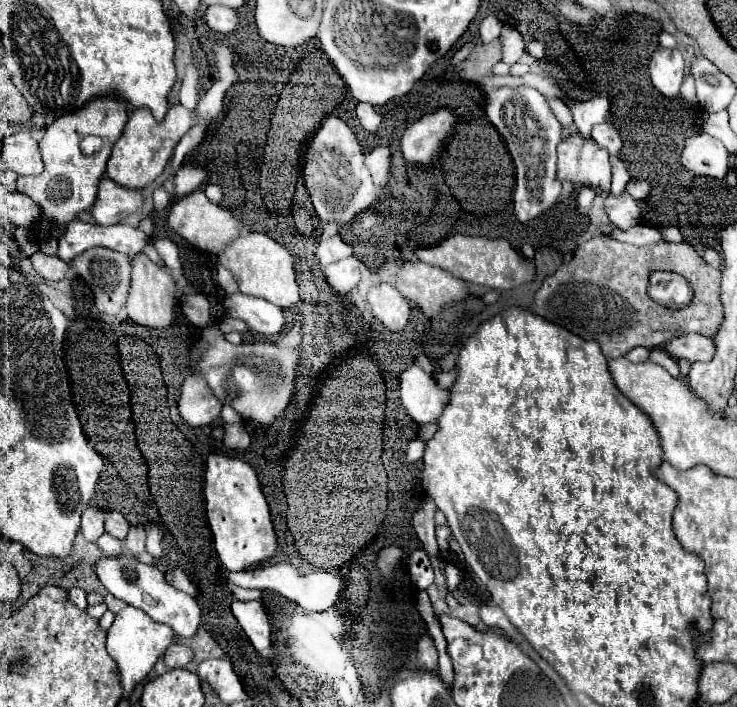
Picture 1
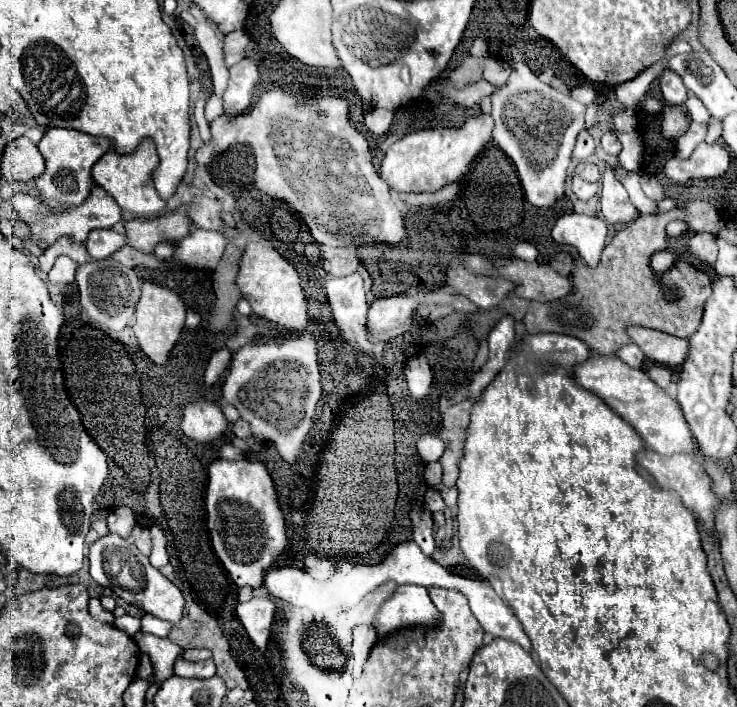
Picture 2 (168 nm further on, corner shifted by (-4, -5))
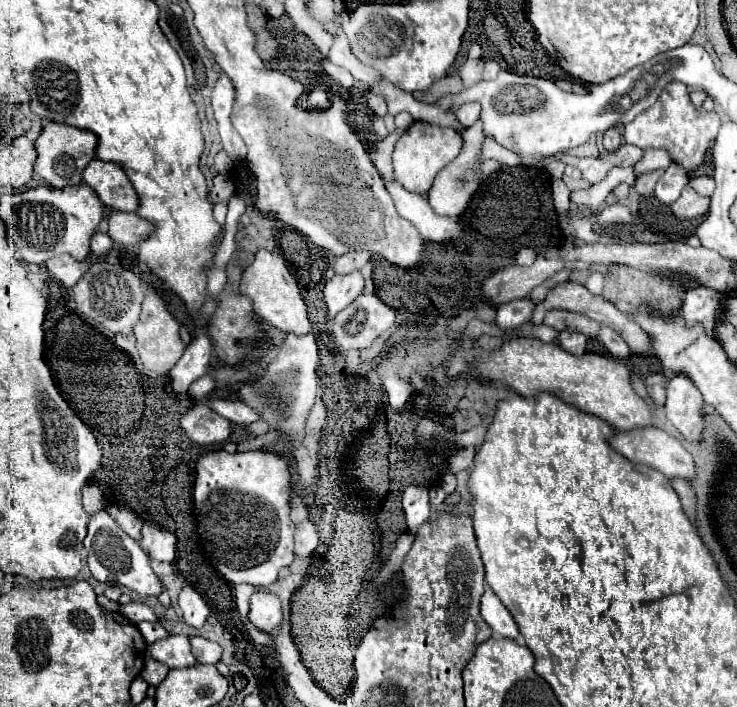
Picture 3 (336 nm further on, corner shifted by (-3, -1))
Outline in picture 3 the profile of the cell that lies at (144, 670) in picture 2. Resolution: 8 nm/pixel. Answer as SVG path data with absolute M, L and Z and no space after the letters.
M147 659L145 661L145 667L143 667L143 671L141 671L141 677L149 683L149 685L153 685L153 687L157 687L165 677L167 677L167 667L163 665L163 663L157 663L157 661L153 661L153 659Z

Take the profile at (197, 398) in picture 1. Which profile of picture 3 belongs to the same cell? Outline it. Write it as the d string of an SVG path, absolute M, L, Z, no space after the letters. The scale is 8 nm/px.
M197 401L183 417L181 427L197 445L219 445L231 435L231 423L217 415L205 401Z

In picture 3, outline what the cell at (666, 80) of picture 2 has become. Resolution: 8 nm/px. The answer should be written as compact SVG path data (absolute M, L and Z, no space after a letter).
M671 81L661 91L657 103L651 109L647 109L645 113L639 113L631 123L625 125L623 135L627 143L641 149L651 149L651 147L667 149L673 161L681 163L687 171L695 171L703 163L705 153L715 141L719 127L721 127L721 119L716 112L695 109L689 101L687 87L679 81Z

